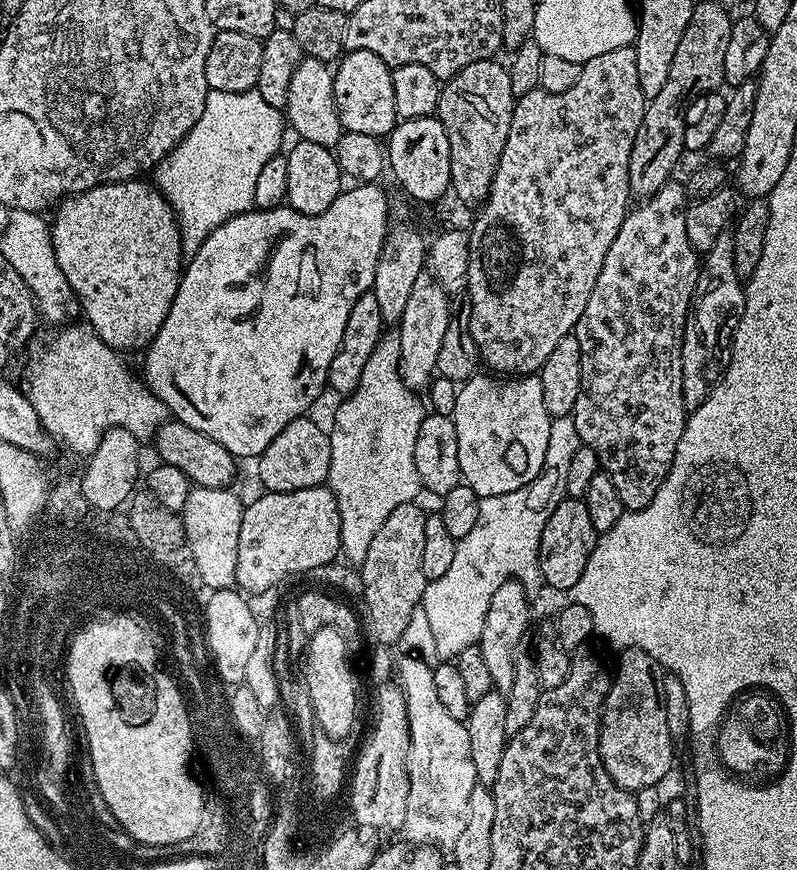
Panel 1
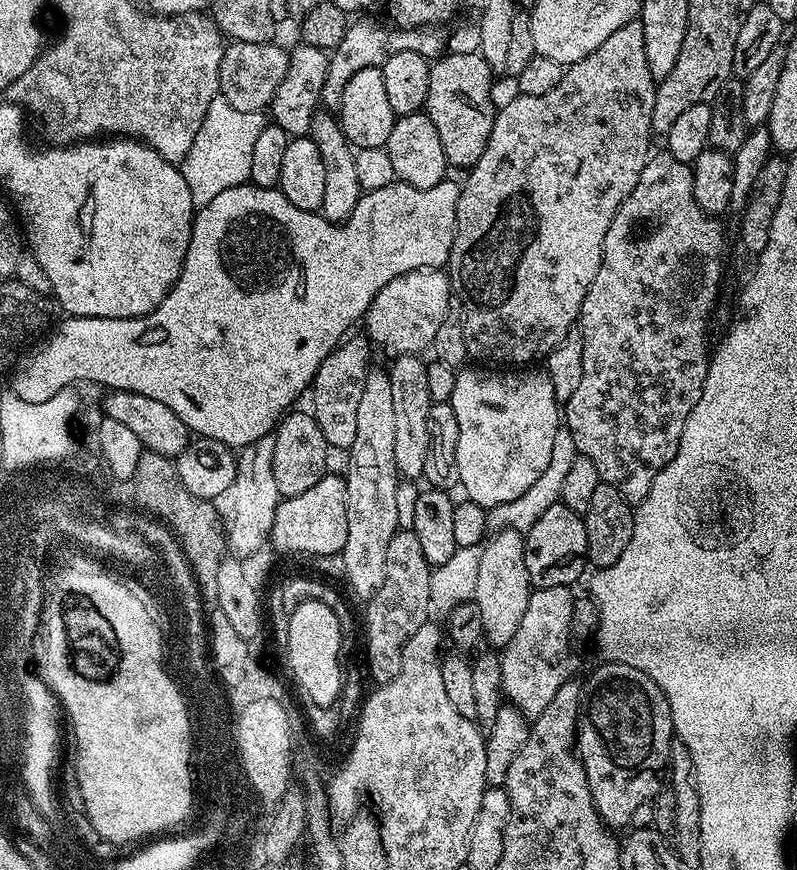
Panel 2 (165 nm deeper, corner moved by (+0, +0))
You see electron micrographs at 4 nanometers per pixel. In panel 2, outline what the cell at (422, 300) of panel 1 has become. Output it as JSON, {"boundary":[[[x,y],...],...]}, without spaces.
{"boundary":[[[419,355],[397,356],[391,362],[388,372],[390,390],[394,393],[394,462],[396,471],[405,481],[420,480],[426,466],[426,450],[430,446],[430,430],[428,429],[428,408],[431,406],[430,389],[426,386],[426,370],[428,364],[420,361]]]}

